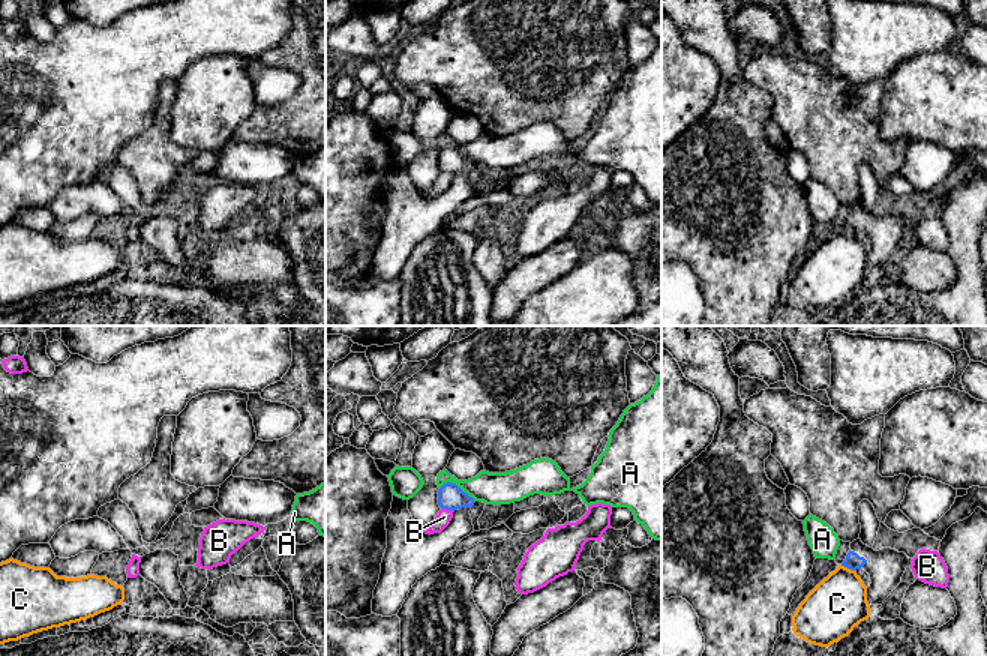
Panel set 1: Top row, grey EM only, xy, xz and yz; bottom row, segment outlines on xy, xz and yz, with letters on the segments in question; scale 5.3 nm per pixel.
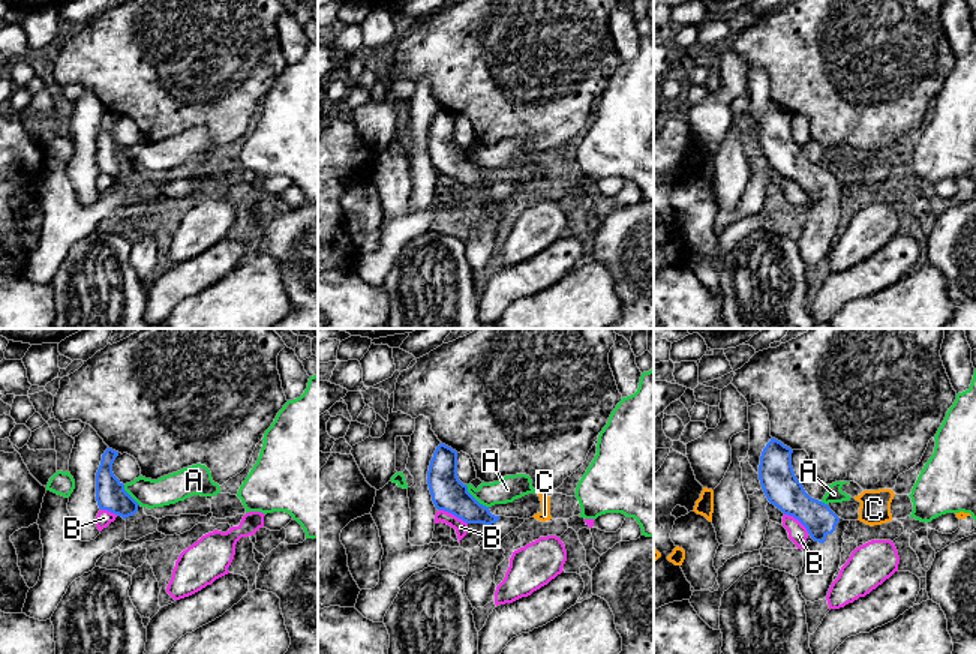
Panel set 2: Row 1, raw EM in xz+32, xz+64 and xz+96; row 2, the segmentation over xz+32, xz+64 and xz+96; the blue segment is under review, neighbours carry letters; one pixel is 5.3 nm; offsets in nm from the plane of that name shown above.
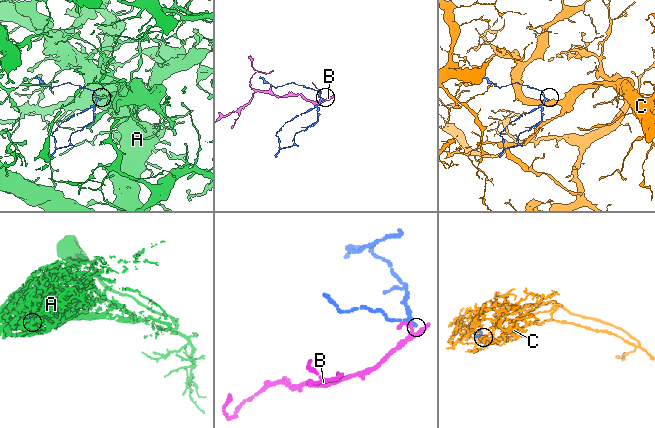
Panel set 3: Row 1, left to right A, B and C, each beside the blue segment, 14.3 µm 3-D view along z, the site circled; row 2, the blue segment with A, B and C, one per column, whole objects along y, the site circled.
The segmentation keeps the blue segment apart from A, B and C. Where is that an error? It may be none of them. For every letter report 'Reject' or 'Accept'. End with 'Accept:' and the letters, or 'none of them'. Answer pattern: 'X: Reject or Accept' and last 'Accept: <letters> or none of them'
A: Reject
B: Reject
C: Reject
Accept: none of them

